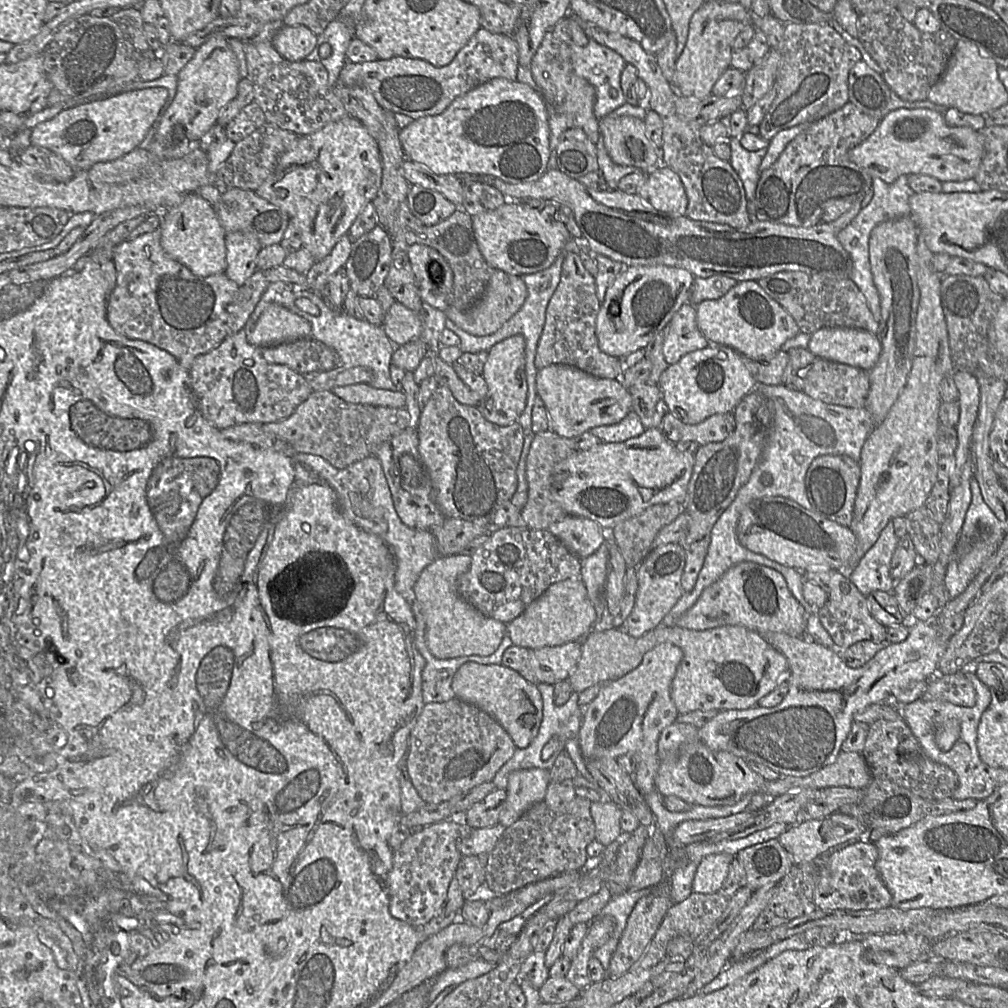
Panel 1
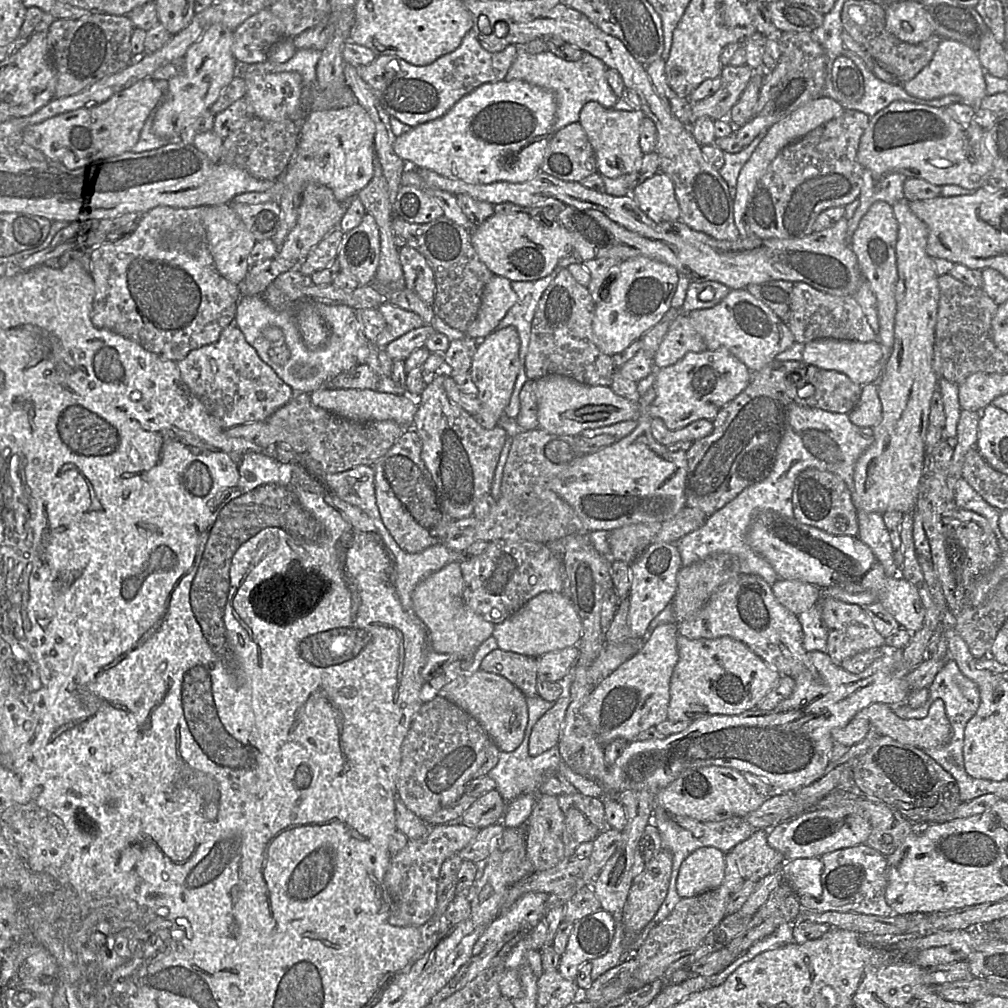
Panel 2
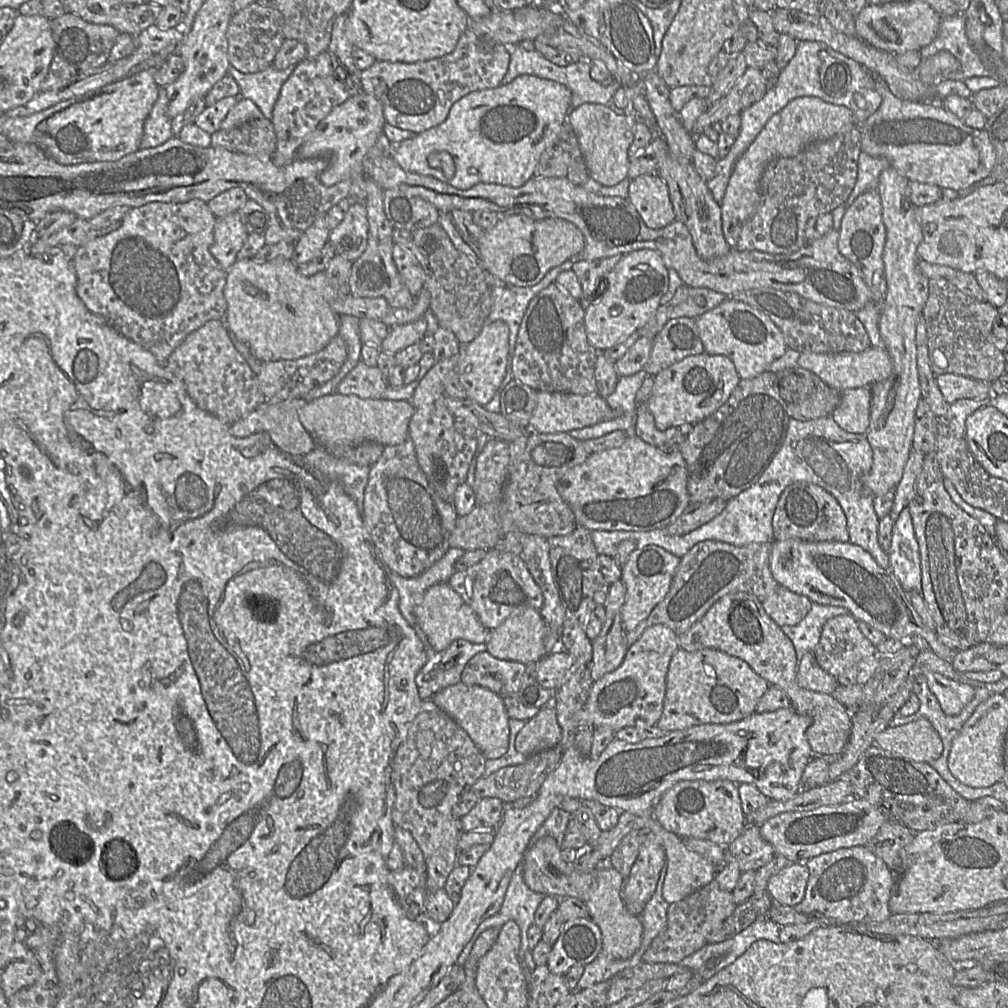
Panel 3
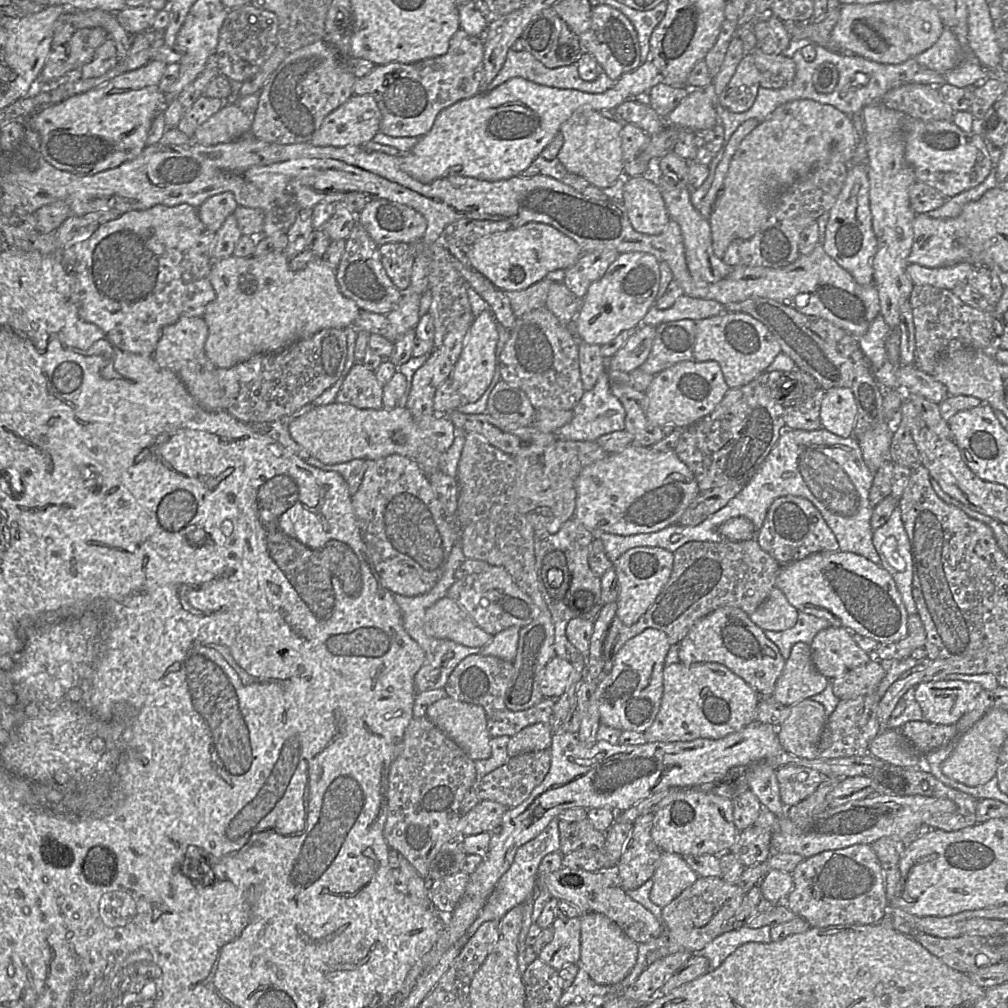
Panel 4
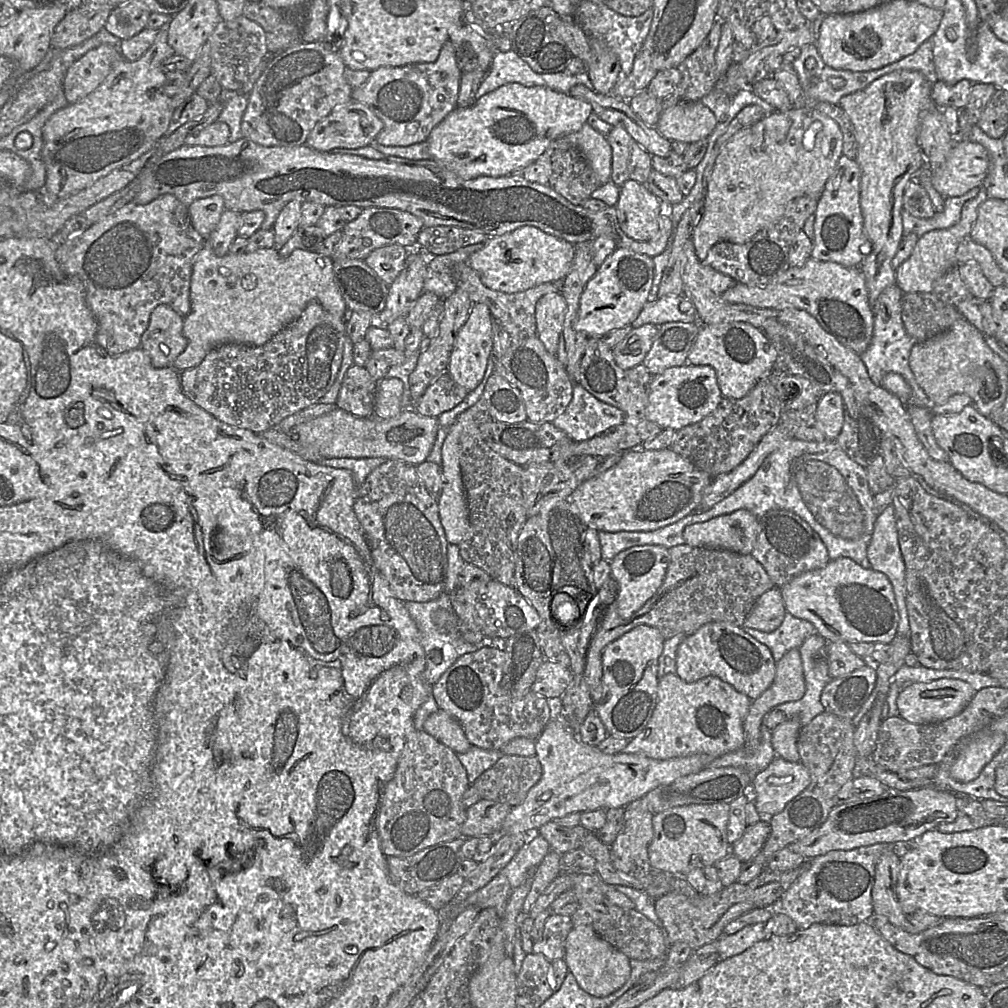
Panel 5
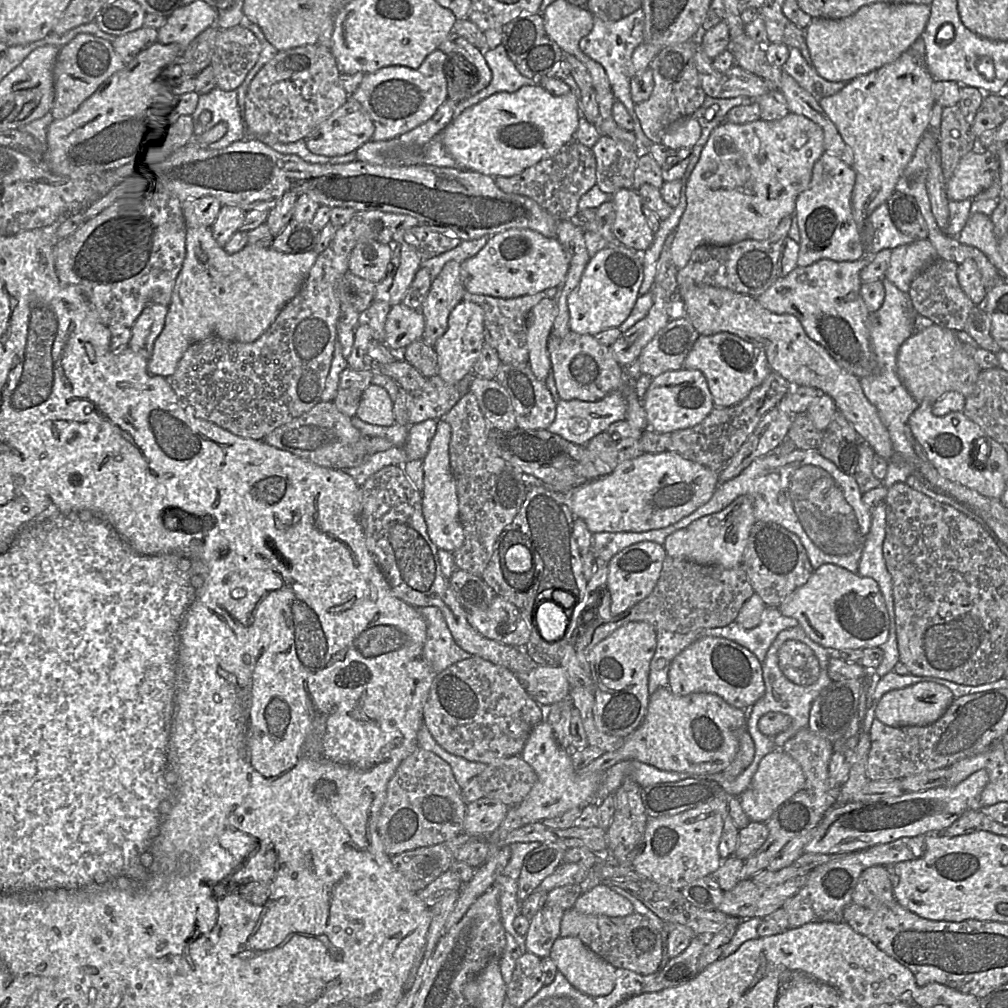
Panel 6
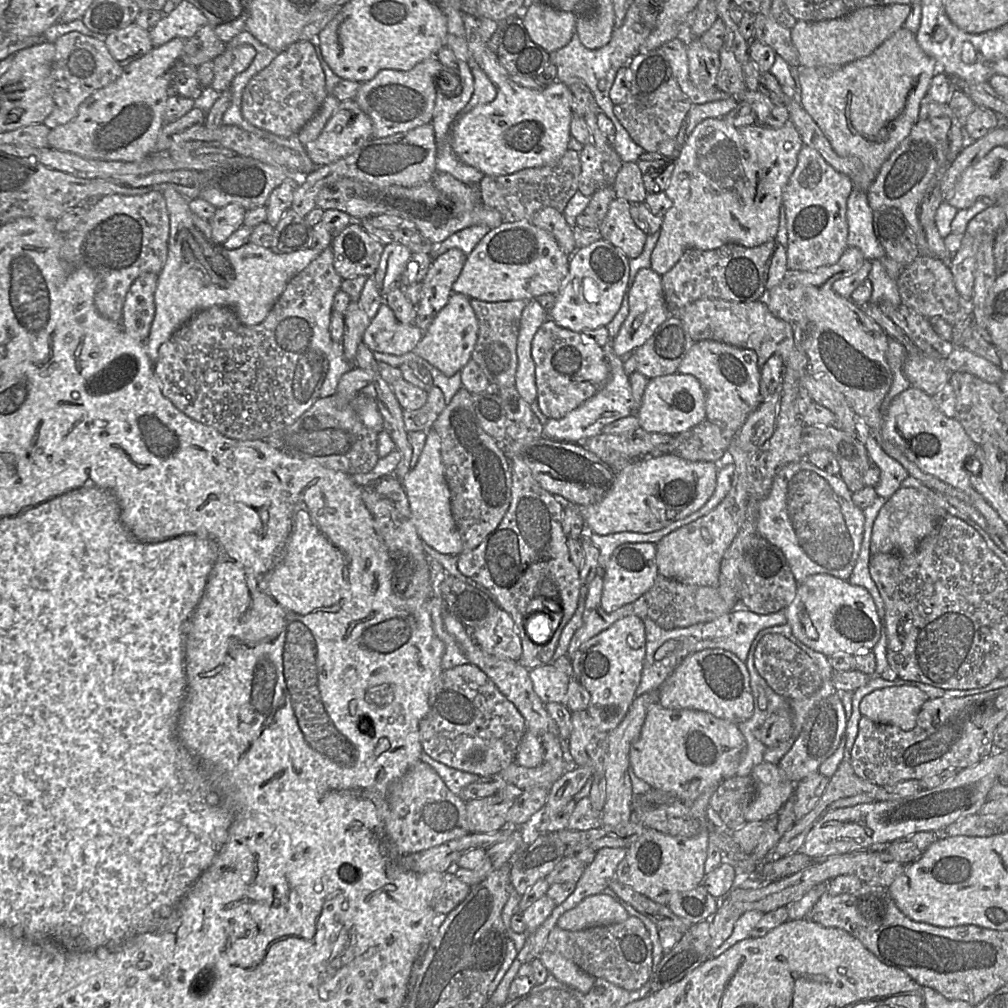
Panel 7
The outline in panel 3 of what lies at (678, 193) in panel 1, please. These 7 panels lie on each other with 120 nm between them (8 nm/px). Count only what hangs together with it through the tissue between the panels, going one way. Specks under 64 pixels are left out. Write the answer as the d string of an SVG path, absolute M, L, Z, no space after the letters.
M656 173L631 180L627 199L650 229L661 229L675 220L668 186Z

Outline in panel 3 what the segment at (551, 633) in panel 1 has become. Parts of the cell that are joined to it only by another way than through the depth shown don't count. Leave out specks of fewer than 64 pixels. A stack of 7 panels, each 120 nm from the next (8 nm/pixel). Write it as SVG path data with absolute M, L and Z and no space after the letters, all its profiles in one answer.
M528 607L513 613L498 628L490 631L486 651L497 659L527 665L548 655L545 636L546 625L540 610Z

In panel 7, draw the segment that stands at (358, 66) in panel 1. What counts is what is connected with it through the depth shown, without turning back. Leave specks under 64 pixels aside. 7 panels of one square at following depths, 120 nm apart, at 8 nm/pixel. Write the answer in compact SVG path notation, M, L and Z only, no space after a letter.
M432 57L410 71L382 70L373 79L361 83L354 101L371 119L373 138L407 132L432 121L436 102L436 77L442 68L437 57Z

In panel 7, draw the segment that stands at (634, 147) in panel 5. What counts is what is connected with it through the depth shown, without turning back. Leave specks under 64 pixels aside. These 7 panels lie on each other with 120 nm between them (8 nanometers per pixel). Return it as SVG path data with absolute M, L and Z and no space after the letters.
M589 143L579 152L579 156L579 193L591 197L596 191L614 185L623 161L612 146L599 149Z

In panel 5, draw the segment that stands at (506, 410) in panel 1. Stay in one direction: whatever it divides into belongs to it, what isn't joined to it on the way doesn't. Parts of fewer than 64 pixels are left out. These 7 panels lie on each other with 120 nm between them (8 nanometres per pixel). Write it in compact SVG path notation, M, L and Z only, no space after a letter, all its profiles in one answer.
M474 303L467 320L459 329L450 355L446 372L453 380L468 392L474 390L482 381L489 358L492 355L492 315L489 307L483 303Z

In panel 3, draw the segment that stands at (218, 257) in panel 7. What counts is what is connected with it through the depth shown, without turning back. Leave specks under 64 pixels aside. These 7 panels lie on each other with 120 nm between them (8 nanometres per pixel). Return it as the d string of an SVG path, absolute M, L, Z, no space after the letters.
M276 258L269 262L256 263L253 259L240 259L226 271L226 284L224 287L224 297L227 308L224 316L229 336L234 335L237 341L245 344L251 354L261 363L273 362L279 360L295 360L322 350L330 340L338 335L339 315L331 308L331 302L339 296L338 291L329 283L325 272L318 272L312 276L302 276L297 266L291 261L284 258Z

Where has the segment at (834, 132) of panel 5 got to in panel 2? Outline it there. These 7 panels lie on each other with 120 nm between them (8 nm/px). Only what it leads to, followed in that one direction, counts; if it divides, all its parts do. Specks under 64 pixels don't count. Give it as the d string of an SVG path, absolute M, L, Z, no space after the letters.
M819 97L801 106L781 121L772 125L767 130L764 138L753 151L749 160L742 167L737 179L734 194L733 211L735 225L737 226L739 231L739 237L747 237L743 227L743 222L745 222L745 215L748 209L750 196L753 195L753 189L759 179L766 173L769 165L775 159L778 153L783 148L802 138L810 131L839 116L843 113L843 111L843 106L836 100L829 97Z

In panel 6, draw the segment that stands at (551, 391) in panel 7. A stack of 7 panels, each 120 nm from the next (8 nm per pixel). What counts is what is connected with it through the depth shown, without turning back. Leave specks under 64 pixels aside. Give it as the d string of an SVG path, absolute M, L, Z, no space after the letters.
M570 331L562 338L550 335L547 349L558 400L595 402L611 392L620 391L627 400L625 420L636 429L649 429L643 400L634 392L626 369L615 360L610 346L600 344L592 335Z

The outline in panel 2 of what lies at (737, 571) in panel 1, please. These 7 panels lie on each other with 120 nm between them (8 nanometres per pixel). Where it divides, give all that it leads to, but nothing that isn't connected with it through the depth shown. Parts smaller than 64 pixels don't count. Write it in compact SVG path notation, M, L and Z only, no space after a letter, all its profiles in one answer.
M739 574L720 586L704 607L691 618L677 624L680 635L688 639L715 639L728 636L744 643L781 676L795 678L804 670L802 627L798 616L774 597L771 585L755 574Z

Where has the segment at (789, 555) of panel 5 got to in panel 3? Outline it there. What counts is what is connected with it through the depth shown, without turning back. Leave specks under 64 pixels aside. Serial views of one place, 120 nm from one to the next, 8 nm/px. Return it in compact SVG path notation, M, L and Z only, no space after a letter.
M794 482L780 495L772 517L773 540L782 541L790 538L810 542L848 542L846 517L837 499L815 484Z

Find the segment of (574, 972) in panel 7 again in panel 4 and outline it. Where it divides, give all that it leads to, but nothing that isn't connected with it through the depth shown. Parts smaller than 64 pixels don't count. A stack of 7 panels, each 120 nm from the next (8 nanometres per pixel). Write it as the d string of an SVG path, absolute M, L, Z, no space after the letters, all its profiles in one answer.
M587 913L581 916L581 955L577 965L599 985L614 985L624 980L634 968L639 944L603 914Z

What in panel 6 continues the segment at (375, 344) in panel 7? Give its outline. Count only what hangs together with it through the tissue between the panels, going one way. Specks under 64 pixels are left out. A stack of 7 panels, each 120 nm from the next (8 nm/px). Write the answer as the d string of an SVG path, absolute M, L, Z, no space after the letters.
M403 303L390 307L385 322L385 335L381 343L390 349L405 349L422 338L425 319L420 310L411 309Z

